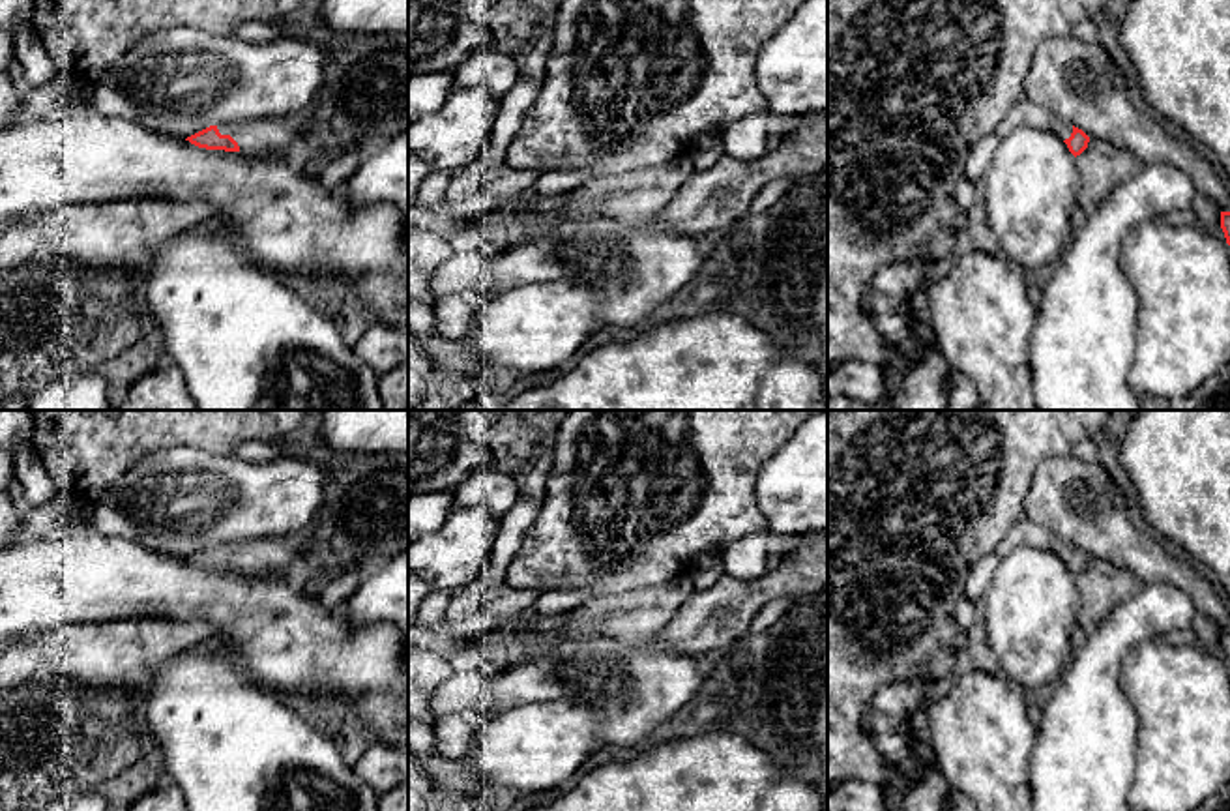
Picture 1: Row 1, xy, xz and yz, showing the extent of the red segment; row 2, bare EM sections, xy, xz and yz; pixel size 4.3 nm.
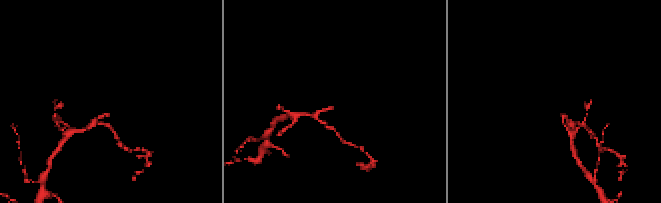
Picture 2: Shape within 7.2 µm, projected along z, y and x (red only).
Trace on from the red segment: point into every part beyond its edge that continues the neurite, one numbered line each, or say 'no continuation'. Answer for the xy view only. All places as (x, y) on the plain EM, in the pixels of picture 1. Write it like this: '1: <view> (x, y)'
1: xy (276, 555)

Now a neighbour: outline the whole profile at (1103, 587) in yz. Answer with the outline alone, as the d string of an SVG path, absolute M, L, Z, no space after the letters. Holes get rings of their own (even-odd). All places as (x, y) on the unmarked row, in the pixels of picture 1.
M1090 558L1088 568L1075 577L1075 582L1080 594L1078 635L1095 629L1118 605L1142 588L1133 573L1097 558Z

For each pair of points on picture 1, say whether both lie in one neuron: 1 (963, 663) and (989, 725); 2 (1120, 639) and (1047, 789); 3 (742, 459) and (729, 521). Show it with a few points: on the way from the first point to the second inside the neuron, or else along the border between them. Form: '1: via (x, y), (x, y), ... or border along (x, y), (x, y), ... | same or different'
1: border along (972, 667), (959, 673), (953, 686), (935, 701) | different
2: via (1092, 677), (1086, 699), (1084, 752) | same
3: via (729, 474), (729, 506) | same

